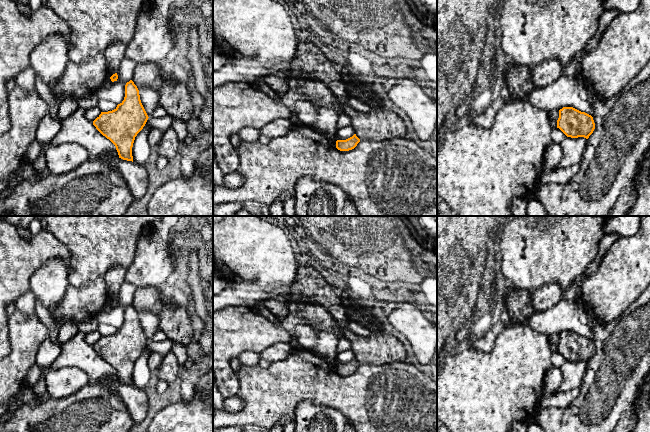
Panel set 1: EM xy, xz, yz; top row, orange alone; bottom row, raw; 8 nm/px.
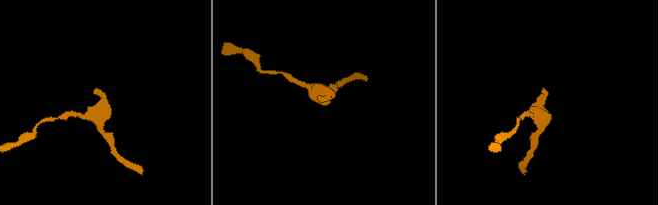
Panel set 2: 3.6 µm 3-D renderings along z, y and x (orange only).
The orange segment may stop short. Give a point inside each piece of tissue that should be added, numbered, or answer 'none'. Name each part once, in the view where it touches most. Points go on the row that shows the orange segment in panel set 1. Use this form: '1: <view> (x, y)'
none

